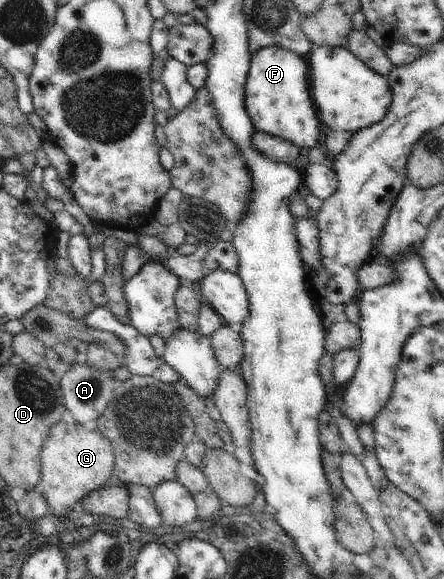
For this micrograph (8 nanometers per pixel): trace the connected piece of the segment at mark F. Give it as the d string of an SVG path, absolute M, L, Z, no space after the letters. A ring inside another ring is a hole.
M266 47L252 55L245 83L245 109L256 132L267 133L267 135L285 139L289 143L295 143L295 147L299 147L300 150L315 146L319 135L323 135L325 131L311 95L309 75L307 57L301 57L299 53L287 51L282 47Z

